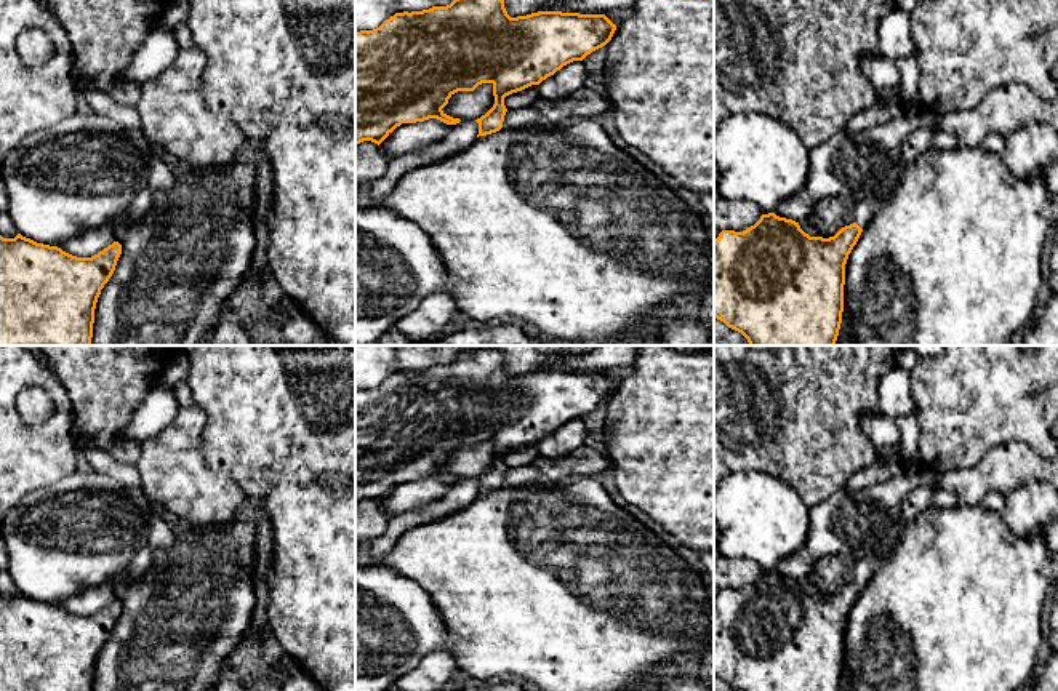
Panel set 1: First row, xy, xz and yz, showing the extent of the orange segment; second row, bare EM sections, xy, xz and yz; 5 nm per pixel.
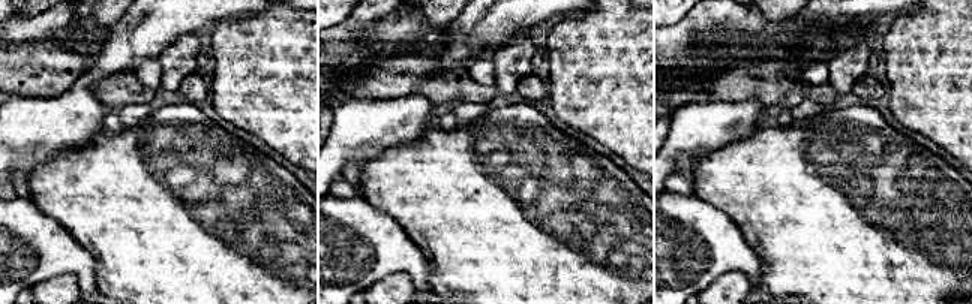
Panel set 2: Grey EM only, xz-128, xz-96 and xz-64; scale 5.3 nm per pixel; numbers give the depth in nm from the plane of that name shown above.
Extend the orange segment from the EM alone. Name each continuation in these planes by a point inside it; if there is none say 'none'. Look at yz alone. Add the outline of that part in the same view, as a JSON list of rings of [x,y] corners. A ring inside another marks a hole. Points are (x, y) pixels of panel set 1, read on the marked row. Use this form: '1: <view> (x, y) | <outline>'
1: yz (863, 211) | [[[868,200],[868,202],[861,202],[858,203],[852,211],[855,214],[855,222],[864,229],[869,221],[872,219],[874,216],[874,211],[877,208],[877,203]]]

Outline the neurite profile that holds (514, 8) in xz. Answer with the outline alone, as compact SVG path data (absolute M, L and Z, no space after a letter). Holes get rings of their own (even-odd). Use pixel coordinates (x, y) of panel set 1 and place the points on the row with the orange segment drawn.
M504 0L504 8L511 18L538 13L549 0Z

